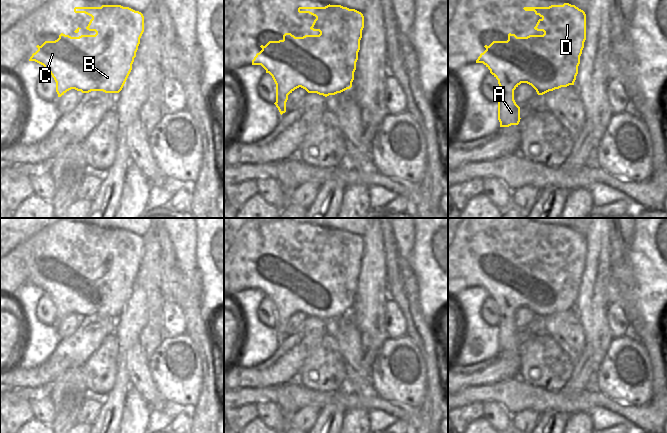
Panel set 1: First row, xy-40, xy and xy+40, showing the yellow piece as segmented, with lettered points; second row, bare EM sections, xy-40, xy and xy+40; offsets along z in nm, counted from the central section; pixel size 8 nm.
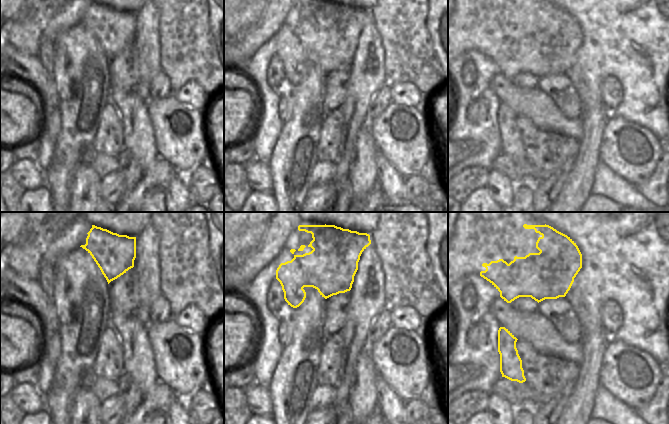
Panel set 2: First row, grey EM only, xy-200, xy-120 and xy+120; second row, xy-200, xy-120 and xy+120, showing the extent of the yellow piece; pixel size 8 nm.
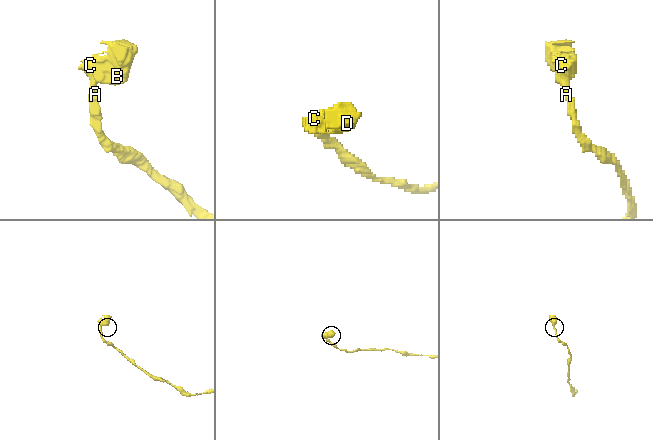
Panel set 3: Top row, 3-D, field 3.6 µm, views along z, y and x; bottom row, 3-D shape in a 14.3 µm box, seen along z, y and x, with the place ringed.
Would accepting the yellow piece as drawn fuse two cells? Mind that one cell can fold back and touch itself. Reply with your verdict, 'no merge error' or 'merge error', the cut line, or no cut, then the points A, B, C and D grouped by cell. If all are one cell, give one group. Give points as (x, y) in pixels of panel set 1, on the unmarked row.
merge error; cut in xy+40 along (500, 316), (507, 320), (513, 319); A / B C D

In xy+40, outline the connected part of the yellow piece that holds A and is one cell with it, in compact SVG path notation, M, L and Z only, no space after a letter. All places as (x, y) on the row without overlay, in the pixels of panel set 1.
M500 317L498 324L498 344L500 351L518 349L520 343L520 331L516 328L514 319L507 321L505 317Z

